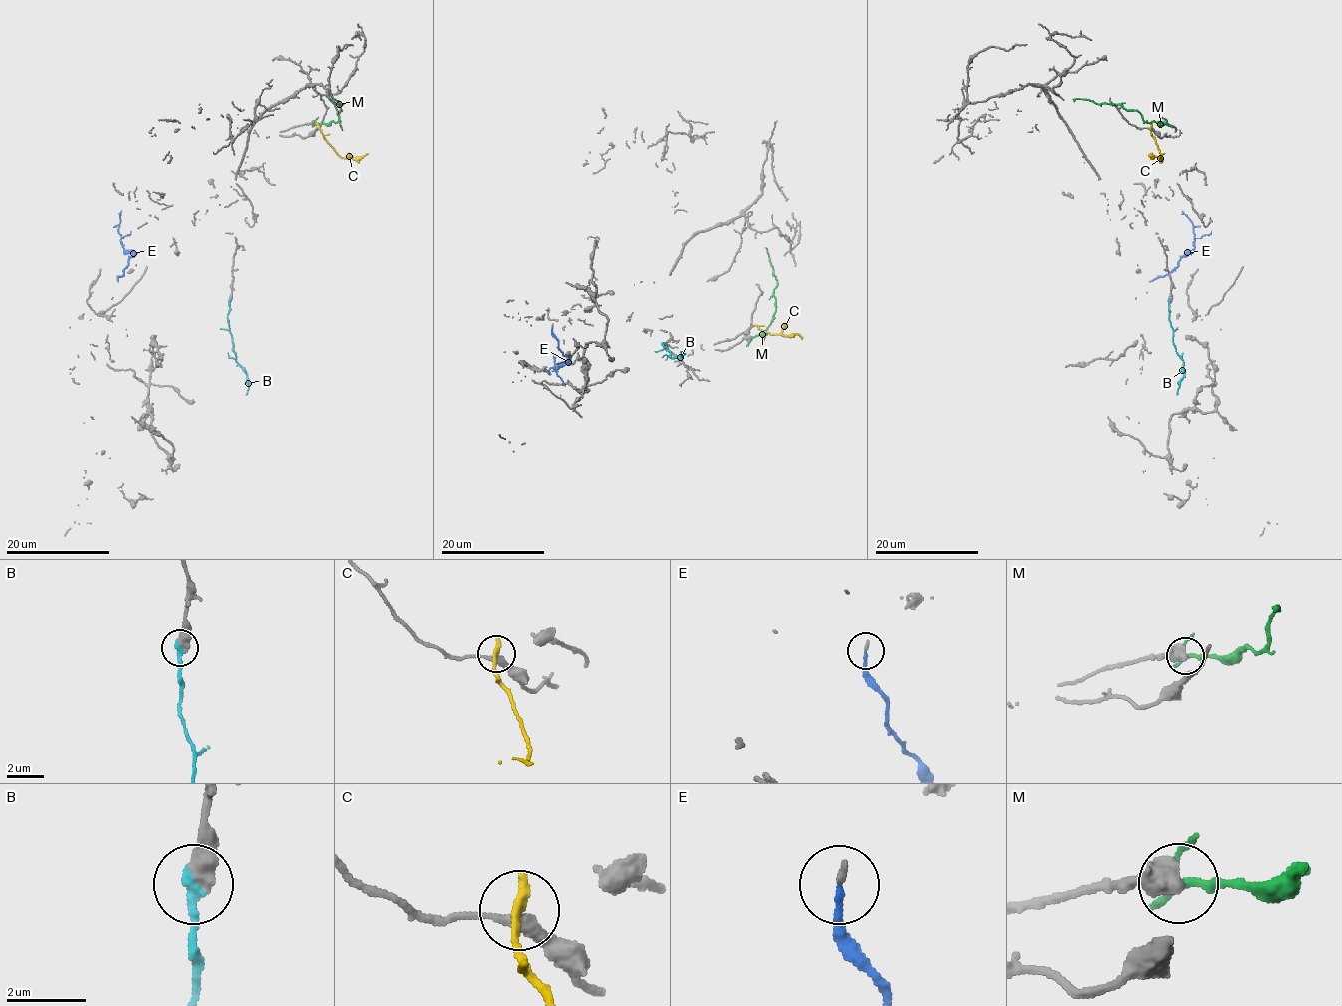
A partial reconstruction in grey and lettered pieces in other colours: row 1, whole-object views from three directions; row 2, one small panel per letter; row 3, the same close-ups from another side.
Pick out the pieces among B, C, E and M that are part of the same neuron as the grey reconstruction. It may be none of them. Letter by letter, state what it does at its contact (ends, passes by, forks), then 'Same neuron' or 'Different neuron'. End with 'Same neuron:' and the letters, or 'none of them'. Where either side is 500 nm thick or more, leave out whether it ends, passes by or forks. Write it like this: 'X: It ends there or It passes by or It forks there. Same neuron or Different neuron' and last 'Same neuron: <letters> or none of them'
B: It ends there. Same neuron
C: It ends there. Different neuron
E: It ends there. Same neuron
M: Different neuron
Same neuron: B, E

